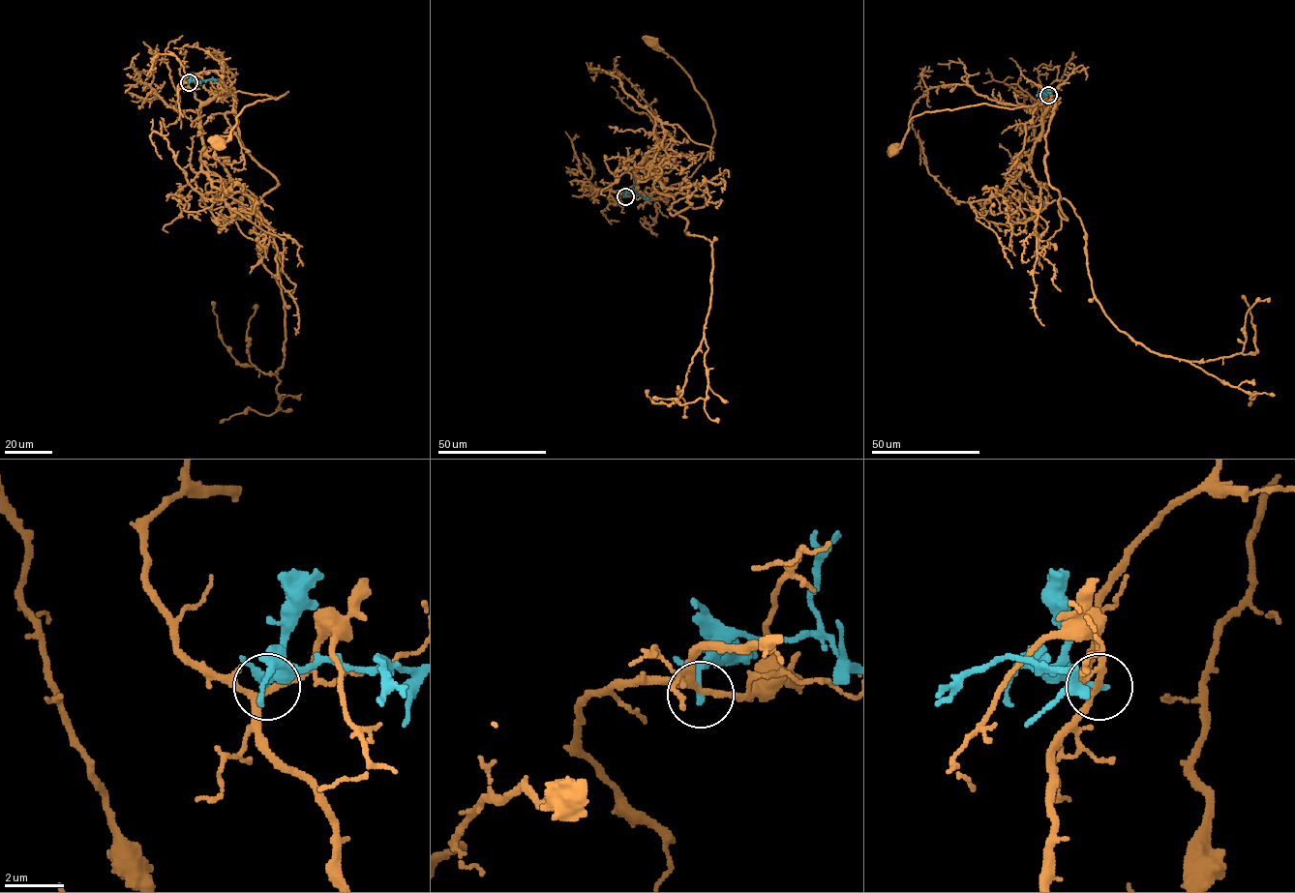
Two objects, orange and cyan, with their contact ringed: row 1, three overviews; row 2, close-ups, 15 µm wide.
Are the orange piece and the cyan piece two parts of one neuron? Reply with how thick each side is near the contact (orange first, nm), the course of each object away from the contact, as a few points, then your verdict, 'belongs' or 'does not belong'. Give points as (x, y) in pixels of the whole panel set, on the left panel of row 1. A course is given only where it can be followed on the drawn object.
190 nm thick on the orange side, 160 nm on the other; orange runs (190, 82), (195, 97), (203, 102), (222, 89), (278, 98), (287, 92), (249, 104), (228, 139), (218, 144); cyan runs (190, 82), (214, 79), (212, 76); does not belong

